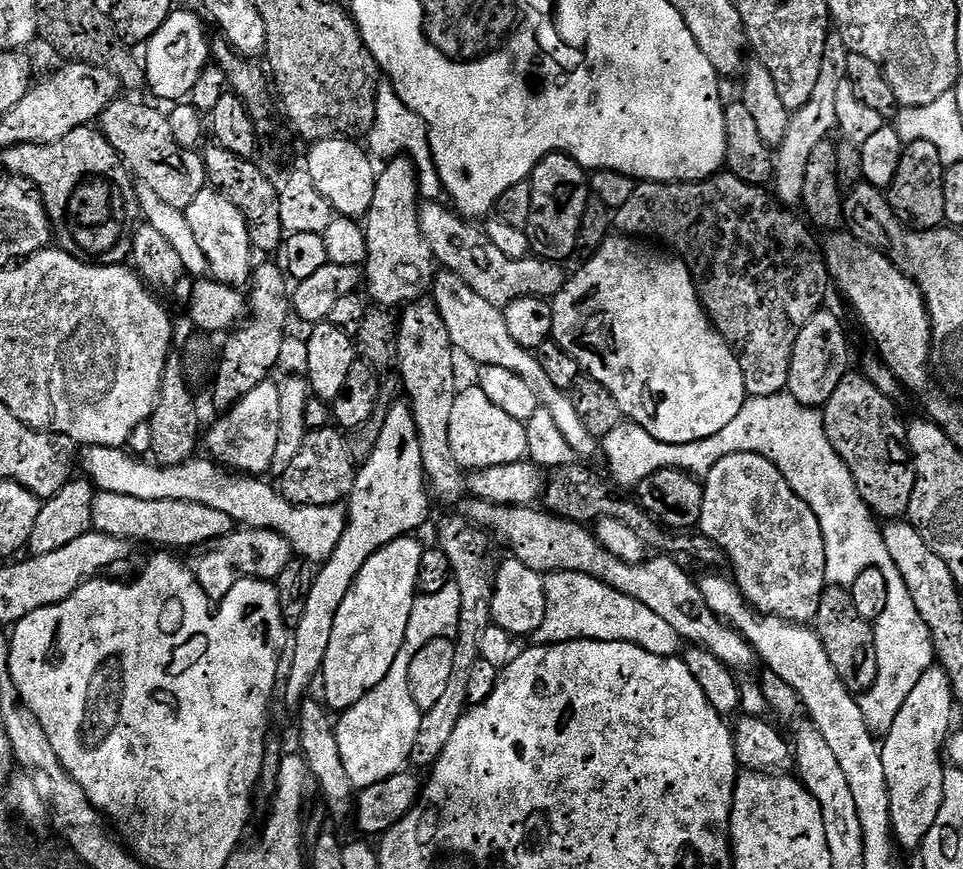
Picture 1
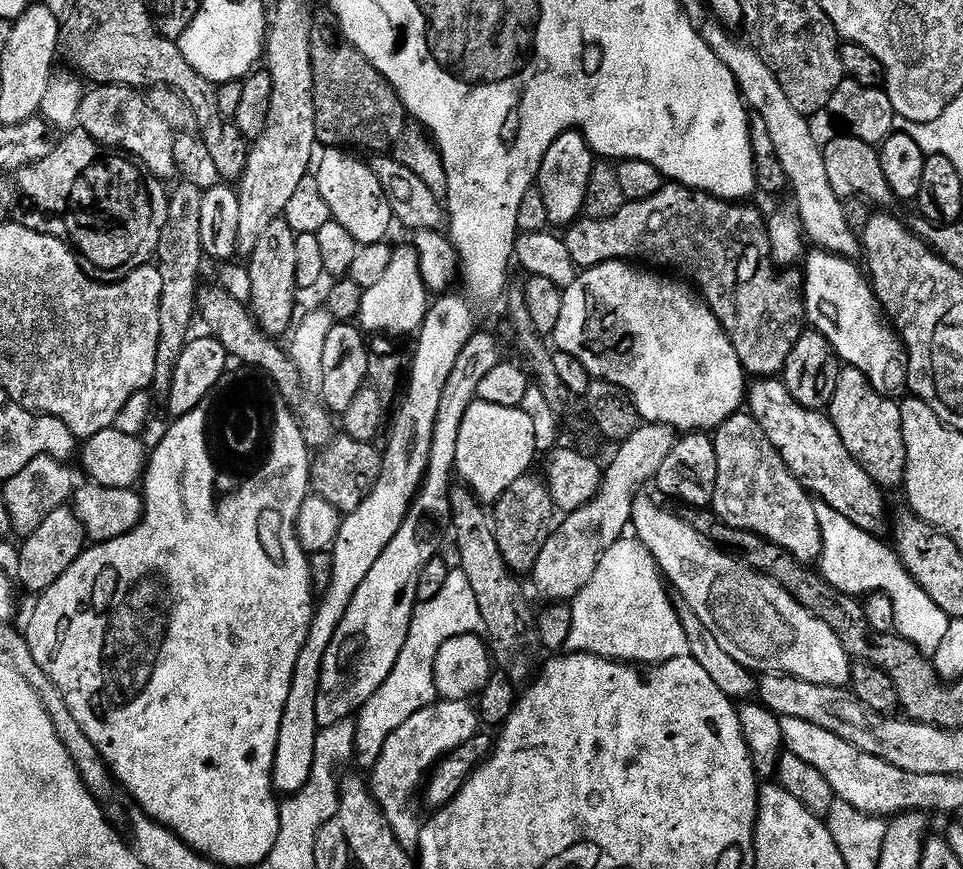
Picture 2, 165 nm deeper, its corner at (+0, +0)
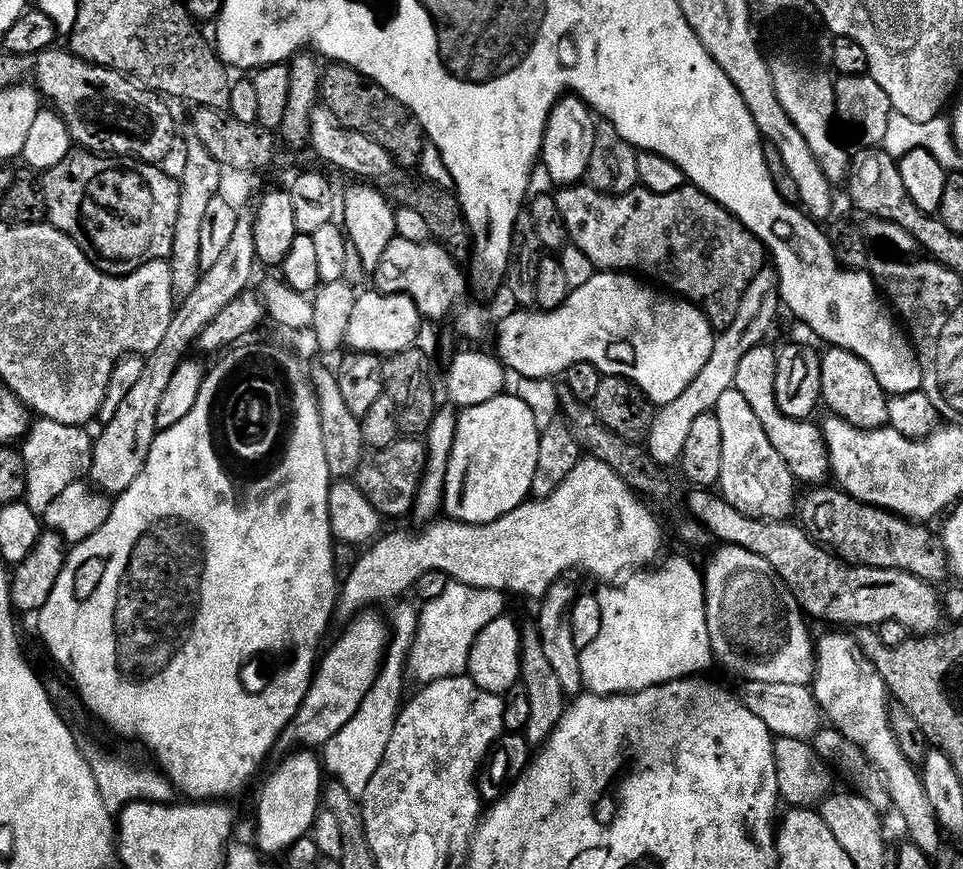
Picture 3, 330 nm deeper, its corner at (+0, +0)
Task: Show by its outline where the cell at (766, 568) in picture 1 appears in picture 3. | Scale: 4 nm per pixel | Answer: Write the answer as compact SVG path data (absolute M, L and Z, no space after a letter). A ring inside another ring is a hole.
M734 386L718 398L714 411L718 426L722 426L722 474L718 488L725 502L755 520L788 520L798 481L782 462L778 450L770 446L770 438L766 438L766 430L762 430L762 422L750 410L746 398Z

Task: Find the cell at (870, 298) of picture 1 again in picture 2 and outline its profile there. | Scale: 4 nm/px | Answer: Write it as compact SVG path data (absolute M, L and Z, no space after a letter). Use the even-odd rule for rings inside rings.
M709 22L702 28L704 40L714 50L714 54L732 72L736 79L736 87L744 98L745 105L760 119L770 134L770 142L774 142L776 161L786 170L788 188L796 199L794 211L800 217L800 224L804 227L804 235L812 240L817 249L832 252L835 256L845 258L855 257L858 252L858 238L846 226L845 217L842 215L844 200L830 186L830 178L826 178L826 164L821 145L816 145L812 137L812 128L807 119L800 115L794 106L782 94L782 86L774 78L774 74L764 65L762 58L756 53L755 48L747 43L739 44L729 29L717 22Z

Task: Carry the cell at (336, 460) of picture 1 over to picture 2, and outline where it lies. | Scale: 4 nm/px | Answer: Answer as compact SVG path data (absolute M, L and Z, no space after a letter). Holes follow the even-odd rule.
M345 434L337 435L311 461L309 467L311 489L343 515L356 510L371 492L372 485L381 472L383 455L374 446L373 443L356 441Z

